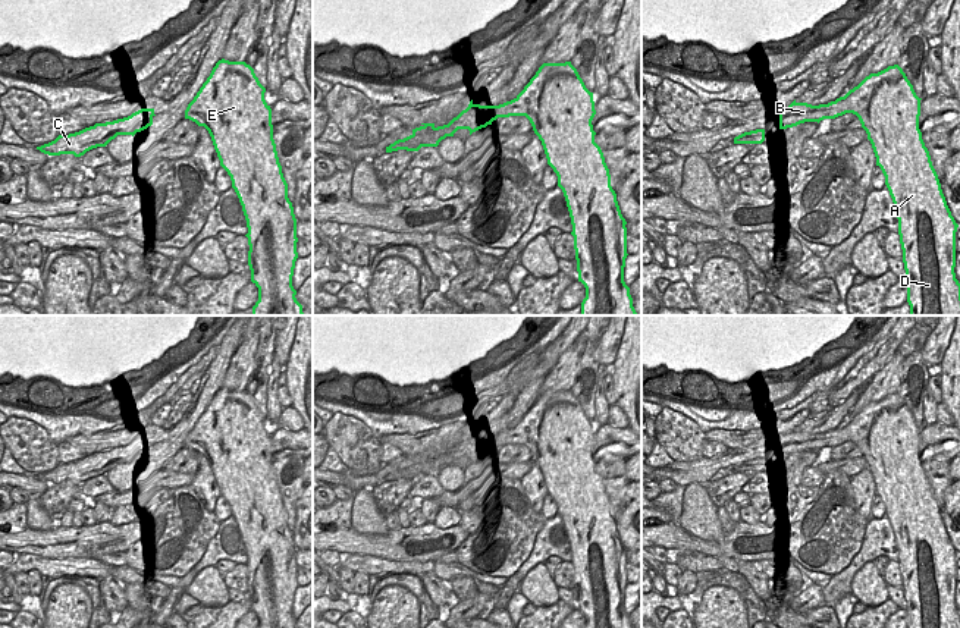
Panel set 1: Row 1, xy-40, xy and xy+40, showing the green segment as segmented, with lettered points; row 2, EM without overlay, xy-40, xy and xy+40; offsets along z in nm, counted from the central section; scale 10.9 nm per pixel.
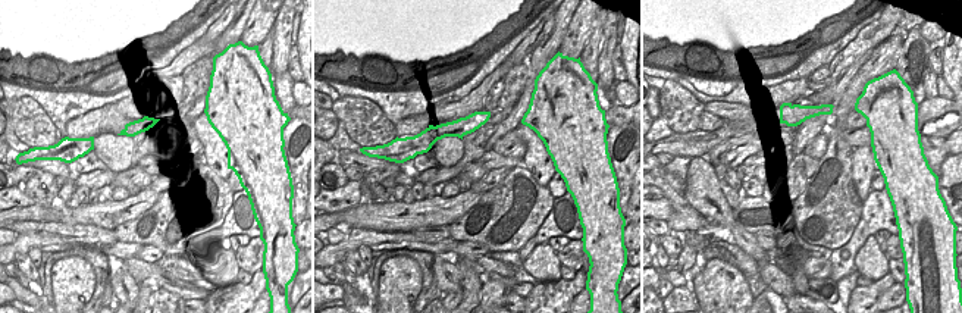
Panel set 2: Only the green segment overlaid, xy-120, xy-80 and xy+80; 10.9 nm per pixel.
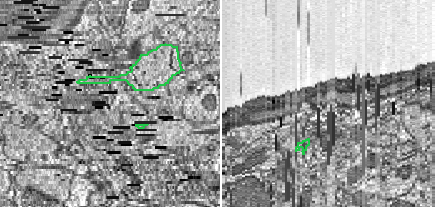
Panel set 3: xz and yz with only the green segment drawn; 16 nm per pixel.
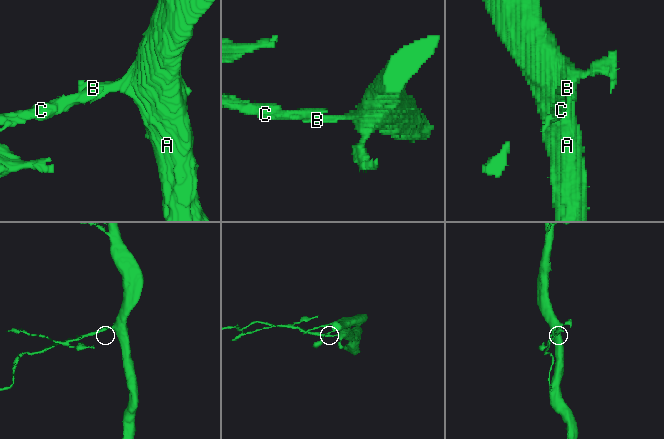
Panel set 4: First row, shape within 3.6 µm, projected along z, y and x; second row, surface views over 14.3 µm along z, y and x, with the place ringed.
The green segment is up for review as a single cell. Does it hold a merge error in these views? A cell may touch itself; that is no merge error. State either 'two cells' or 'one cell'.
two cells

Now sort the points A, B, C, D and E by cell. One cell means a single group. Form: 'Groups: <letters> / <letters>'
Groups: A D E / B C

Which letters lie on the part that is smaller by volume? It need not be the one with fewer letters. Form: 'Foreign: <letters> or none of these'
Foreign: B, C

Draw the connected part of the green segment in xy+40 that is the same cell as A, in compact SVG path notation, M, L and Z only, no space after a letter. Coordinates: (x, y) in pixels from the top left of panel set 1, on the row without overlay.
M894 393L870 402L844 426L815 434L812 439L822 439L825 448L853 442L866 459L898 547L907 628L960 628L960 612L954 602L959 553L951 544L929 480L922 468L920 428L903 398Z

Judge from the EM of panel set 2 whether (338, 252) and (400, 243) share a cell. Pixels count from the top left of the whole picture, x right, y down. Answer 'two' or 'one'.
one

